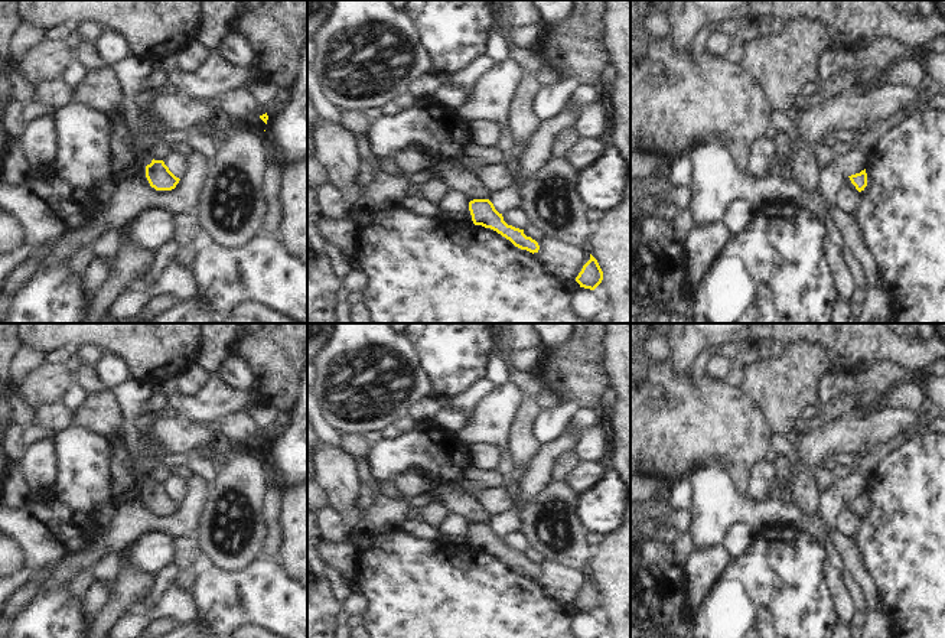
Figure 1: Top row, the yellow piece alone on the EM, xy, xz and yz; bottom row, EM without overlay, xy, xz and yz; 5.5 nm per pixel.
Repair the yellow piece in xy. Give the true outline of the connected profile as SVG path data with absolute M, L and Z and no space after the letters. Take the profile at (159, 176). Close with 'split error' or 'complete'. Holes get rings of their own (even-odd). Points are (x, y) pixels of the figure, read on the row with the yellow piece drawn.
M146 159L140 163L140 178L156 191L172 191L179 183L163 160Z; split error

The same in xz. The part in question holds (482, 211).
M469 199L466 205L466 221L496 231L521 250L527 250L532 254L540 250L538 242L527 237L524 230L508 225L502 214L495 209L489 199Z; split error

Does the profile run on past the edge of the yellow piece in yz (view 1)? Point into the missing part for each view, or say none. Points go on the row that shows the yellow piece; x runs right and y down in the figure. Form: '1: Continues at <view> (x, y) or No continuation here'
1: No continuation here

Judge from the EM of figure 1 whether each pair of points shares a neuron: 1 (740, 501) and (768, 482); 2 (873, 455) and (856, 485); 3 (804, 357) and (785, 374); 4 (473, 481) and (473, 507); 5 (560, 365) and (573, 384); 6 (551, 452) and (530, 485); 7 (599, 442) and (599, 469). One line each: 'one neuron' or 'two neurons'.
1: two neurons
2: two neurons
3: one neuron
4: two neurons
5: one neuron
6: one neuron
7: two neurons

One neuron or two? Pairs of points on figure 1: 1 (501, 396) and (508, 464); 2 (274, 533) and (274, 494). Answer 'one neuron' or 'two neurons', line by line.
1: one neuron
2: one neuron

